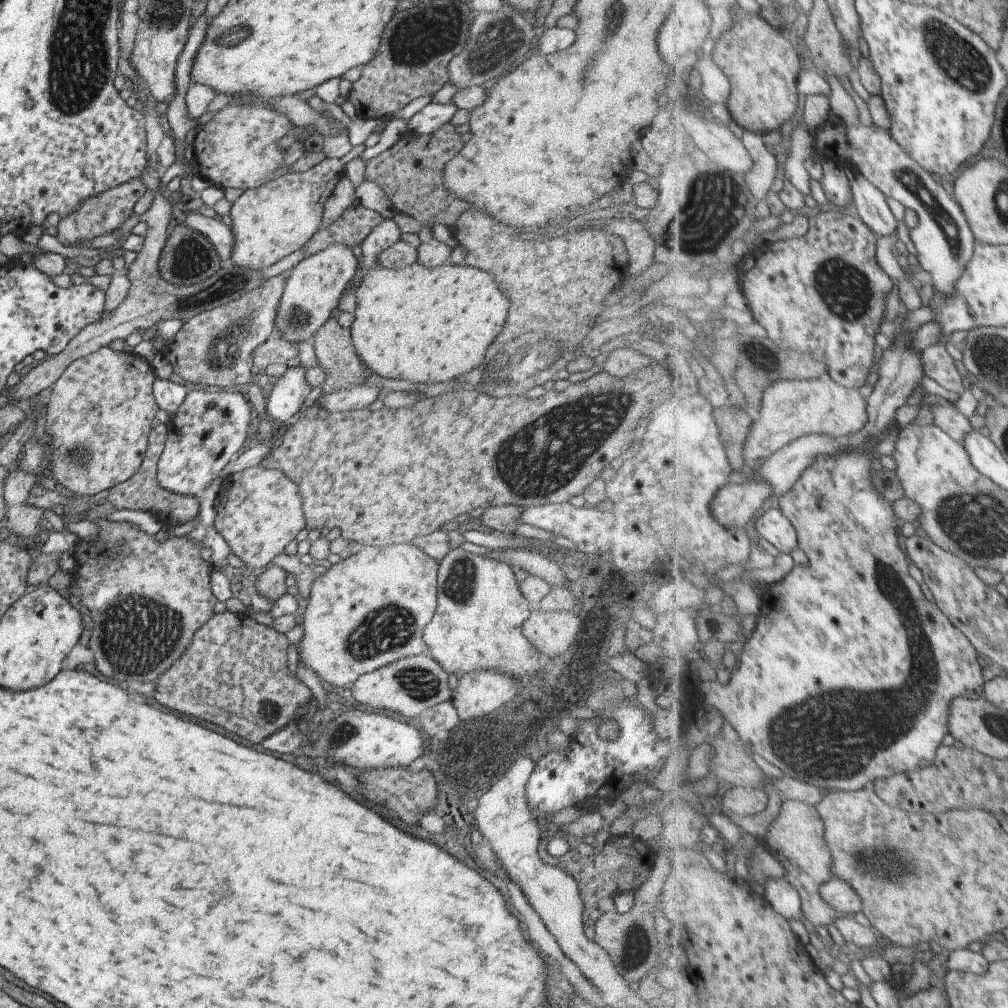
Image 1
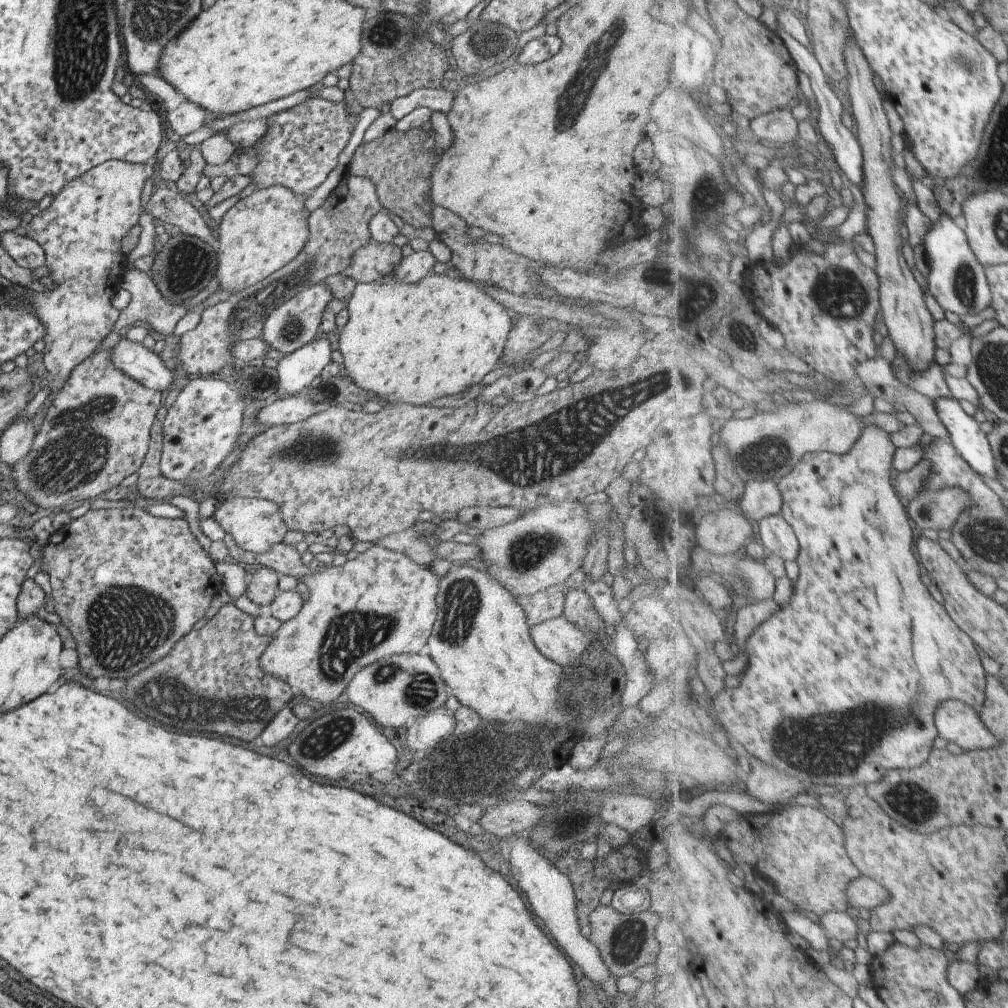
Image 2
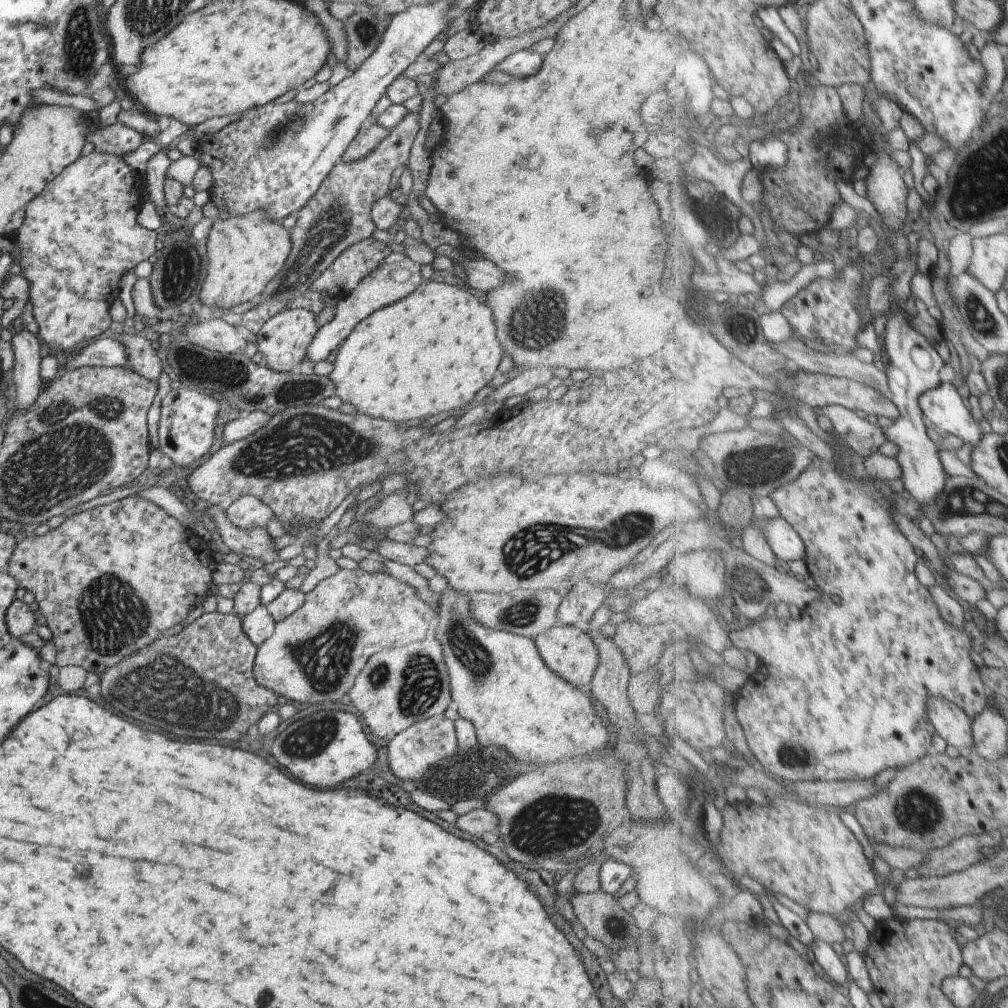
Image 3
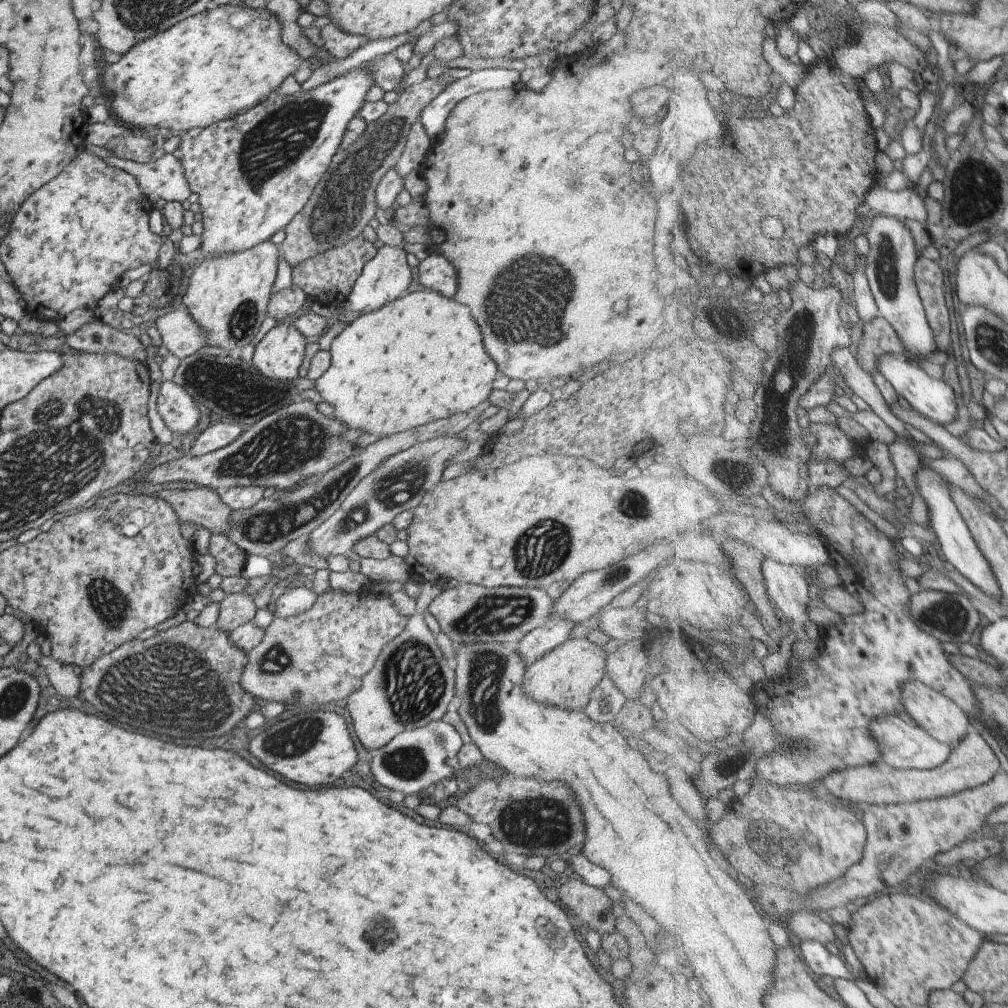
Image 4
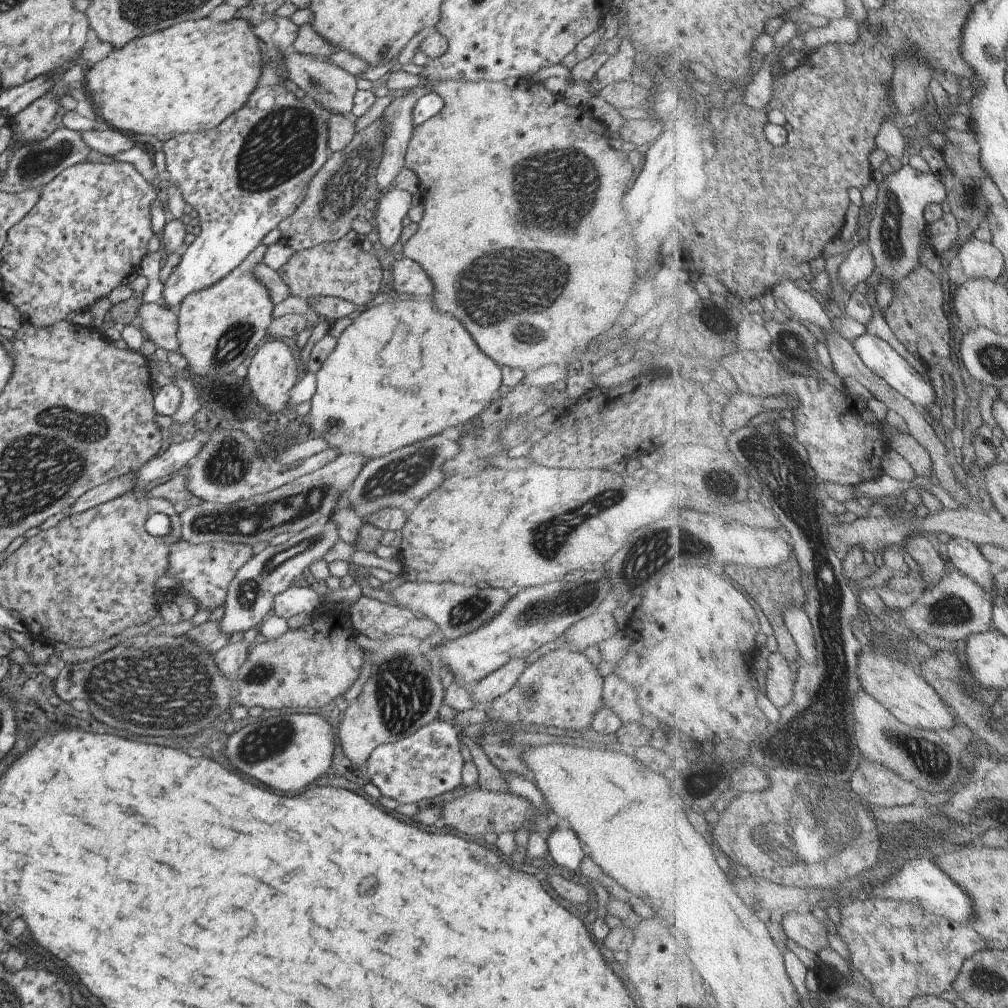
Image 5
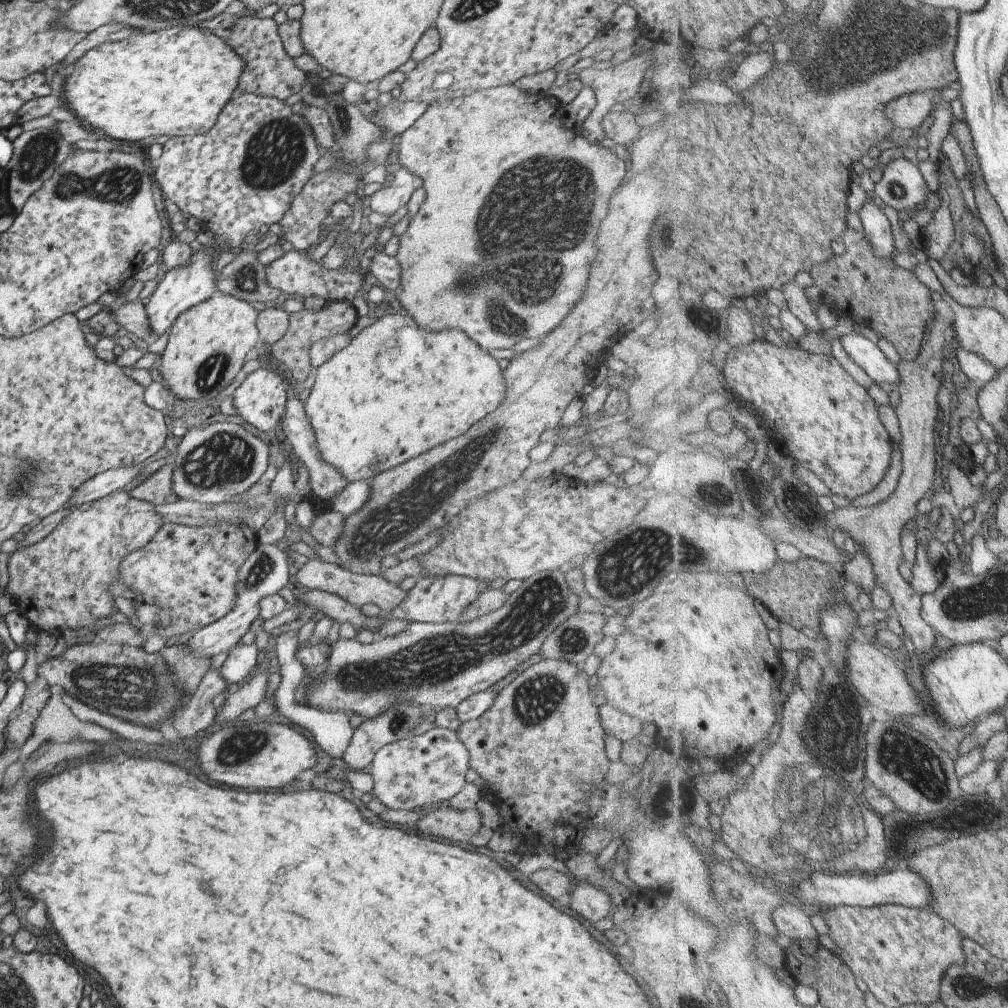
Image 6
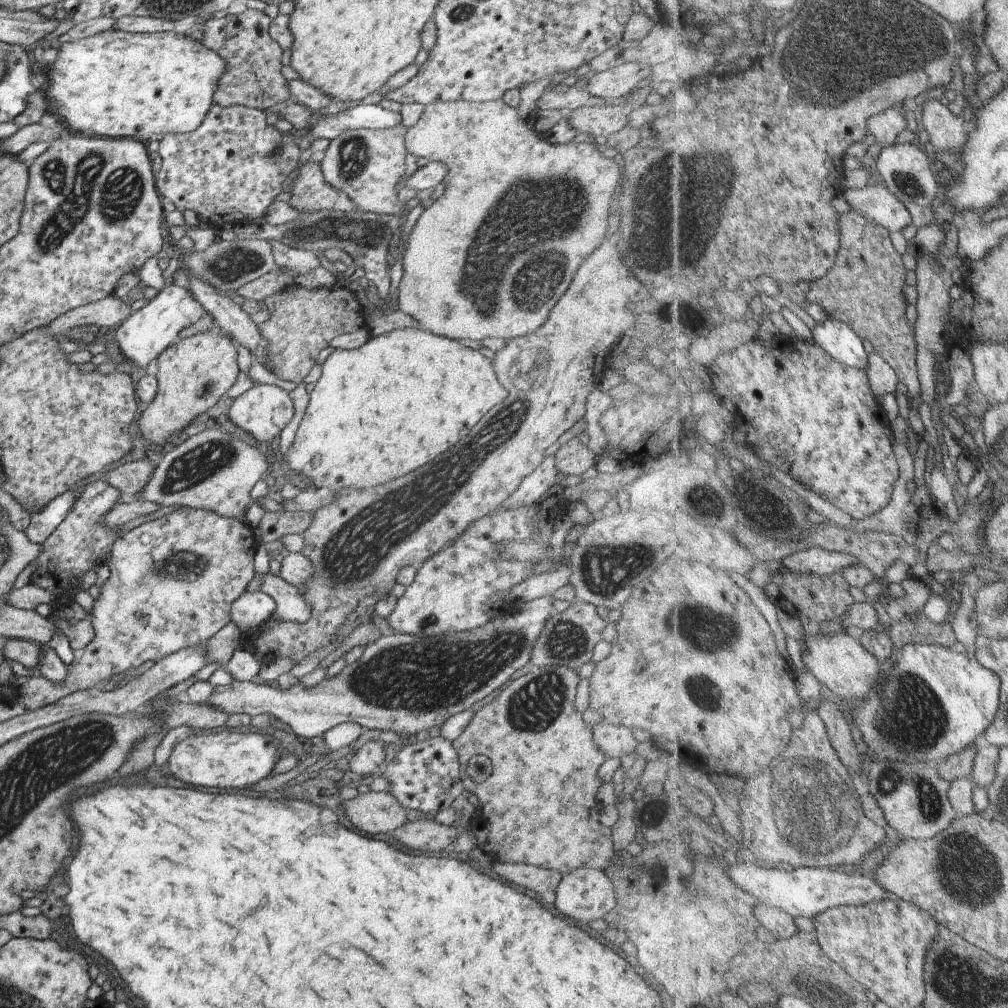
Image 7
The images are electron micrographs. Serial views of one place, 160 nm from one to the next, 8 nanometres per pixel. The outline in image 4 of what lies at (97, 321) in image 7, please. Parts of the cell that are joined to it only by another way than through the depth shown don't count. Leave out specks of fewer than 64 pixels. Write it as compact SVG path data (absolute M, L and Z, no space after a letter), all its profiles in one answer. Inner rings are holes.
M182 305L160 311L154 320L154 326L161 338L163 352L173 354L179 360L204 346L204 333Z

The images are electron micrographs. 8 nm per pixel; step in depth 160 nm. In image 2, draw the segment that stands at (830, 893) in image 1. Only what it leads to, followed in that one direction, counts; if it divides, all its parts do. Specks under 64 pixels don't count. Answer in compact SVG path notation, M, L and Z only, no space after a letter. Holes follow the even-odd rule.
M862 875L849 884L847 898L849 898L849 906L852 913L856 913L860 908L871 912L879 904L889 902L891 900L891 892L874 879Z

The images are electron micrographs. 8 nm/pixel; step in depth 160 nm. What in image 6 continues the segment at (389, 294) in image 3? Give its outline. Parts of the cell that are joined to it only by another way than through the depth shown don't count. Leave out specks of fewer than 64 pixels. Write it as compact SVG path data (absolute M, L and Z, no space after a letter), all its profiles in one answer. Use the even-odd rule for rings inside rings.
M399 168L381 190L367 197L366 210L387 214L389 217L398 208L405 207L409 196L420 186L422 186L420 176L411 174L405 168Z

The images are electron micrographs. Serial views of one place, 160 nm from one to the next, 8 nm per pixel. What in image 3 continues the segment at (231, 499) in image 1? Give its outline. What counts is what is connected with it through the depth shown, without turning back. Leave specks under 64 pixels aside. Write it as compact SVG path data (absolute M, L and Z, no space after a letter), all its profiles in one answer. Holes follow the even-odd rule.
M241 496L223 509L227 520L239 530L253 530L253 528L266 528L272 517L271 510L253 496Z

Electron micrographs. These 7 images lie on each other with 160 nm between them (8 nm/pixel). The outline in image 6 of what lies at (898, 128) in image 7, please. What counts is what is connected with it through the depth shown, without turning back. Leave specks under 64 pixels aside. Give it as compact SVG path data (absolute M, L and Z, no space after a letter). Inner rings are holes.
M903 94L899 99L887 102L883 112L894 128L910 128L915 131L929 116L934 100L937 100L936 94Z

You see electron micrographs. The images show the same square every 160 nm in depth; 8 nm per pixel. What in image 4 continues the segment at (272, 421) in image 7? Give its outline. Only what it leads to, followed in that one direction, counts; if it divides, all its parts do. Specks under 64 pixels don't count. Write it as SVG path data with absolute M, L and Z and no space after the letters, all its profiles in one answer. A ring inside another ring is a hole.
M281 324L271 327L254 346L252 365L269 380L289 382L297 378L303 350L305 337L293 325Z

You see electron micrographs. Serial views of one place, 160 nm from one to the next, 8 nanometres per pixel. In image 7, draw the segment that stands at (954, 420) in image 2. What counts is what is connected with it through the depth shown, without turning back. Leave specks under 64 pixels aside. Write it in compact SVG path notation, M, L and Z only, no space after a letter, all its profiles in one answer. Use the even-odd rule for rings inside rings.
M828 316L826 321L816 323L811 332L813 342L821 345L833 358L847 366L865 370L868 367L863 340L846 323Z

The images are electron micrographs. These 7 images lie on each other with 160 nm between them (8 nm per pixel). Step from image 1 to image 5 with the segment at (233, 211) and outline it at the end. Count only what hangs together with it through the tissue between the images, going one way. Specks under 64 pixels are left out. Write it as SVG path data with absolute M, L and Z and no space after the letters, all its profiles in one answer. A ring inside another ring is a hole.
M260 243L241 264L221 280L187 294L179 302L177 353L184 358L180 366L185 366L185 372L189 376L217 382L223 376L234 372L245 358L252 358L262 344L260 341L265 337L265 330L268 330L273 322L273 304L267 294L267 288L253 278L251 270L255 264L263 263L265 248L267 246Z

